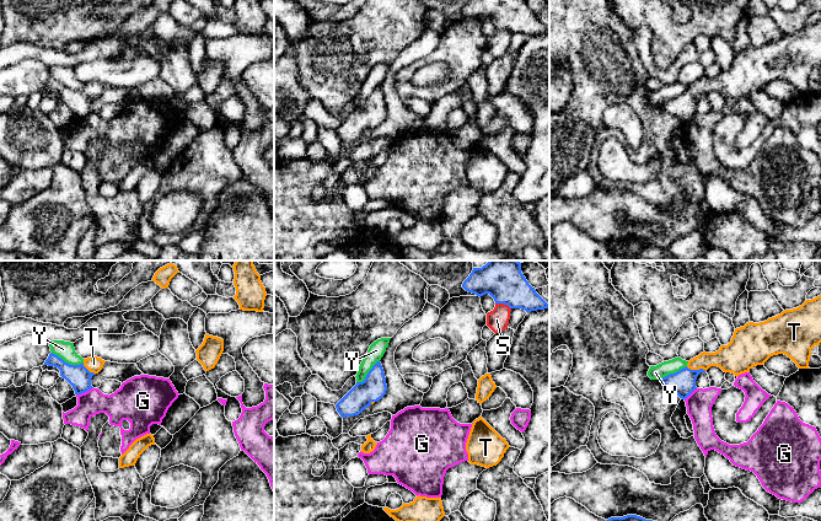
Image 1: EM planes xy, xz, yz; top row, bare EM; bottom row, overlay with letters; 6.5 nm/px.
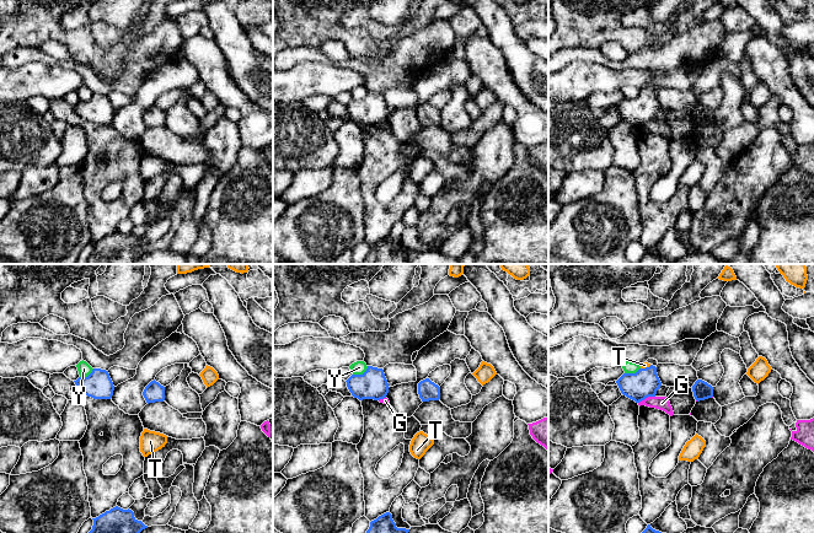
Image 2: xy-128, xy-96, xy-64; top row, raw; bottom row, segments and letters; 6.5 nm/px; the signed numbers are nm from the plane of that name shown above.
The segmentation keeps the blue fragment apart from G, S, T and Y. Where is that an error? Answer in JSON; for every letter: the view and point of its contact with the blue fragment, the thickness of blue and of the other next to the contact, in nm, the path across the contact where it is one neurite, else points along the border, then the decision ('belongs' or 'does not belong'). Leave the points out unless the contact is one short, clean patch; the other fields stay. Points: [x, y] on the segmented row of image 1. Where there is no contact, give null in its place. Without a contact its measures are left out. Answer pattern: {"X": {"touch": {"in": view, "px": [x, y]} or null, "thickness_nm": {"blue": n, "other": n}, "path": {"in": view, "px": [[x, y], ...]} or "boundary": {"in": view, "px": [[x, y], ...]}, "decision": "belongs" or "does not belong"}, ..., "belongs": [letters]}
{"G": {"touch": {"in": "xy", "px": [84, 392]}, "thickness_nm": {"blue": 150, "other": 190}, "decision": "does not belong"}, "S": {"touch": {"in": "xz", "px": [503, 302]}, "thickness_nm": {"blue": 260, "other": 140}, "decision": "does not belong"}, "T": {"touch": {"in": "yz", "px": [696, 370]}, "thickness_nm": {"blue": 160, "other": 190}, "path": {"in": "yz", "px": [[682, 382], [696, 370], [707, 359], [731, 358]]}, "decision": "belongs"}, "Y": {"touch": {"in": "xy", "px": [66, 363]}, "thickness_nm": {"blue": 150, "other": 120}, "decision": "does not belong"}, "belongs": ["T"]}

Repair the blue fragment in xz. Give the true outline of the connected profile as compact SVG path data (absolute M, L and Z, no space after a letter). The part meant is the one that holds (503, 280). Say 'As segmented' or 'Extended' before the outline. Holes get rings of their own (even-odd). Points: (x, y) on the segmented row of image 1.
As segmented. M489 260L482 268L473 268L462 288L479 297L489 294L495 304L526 312L549 307L521 273L519 260Z

